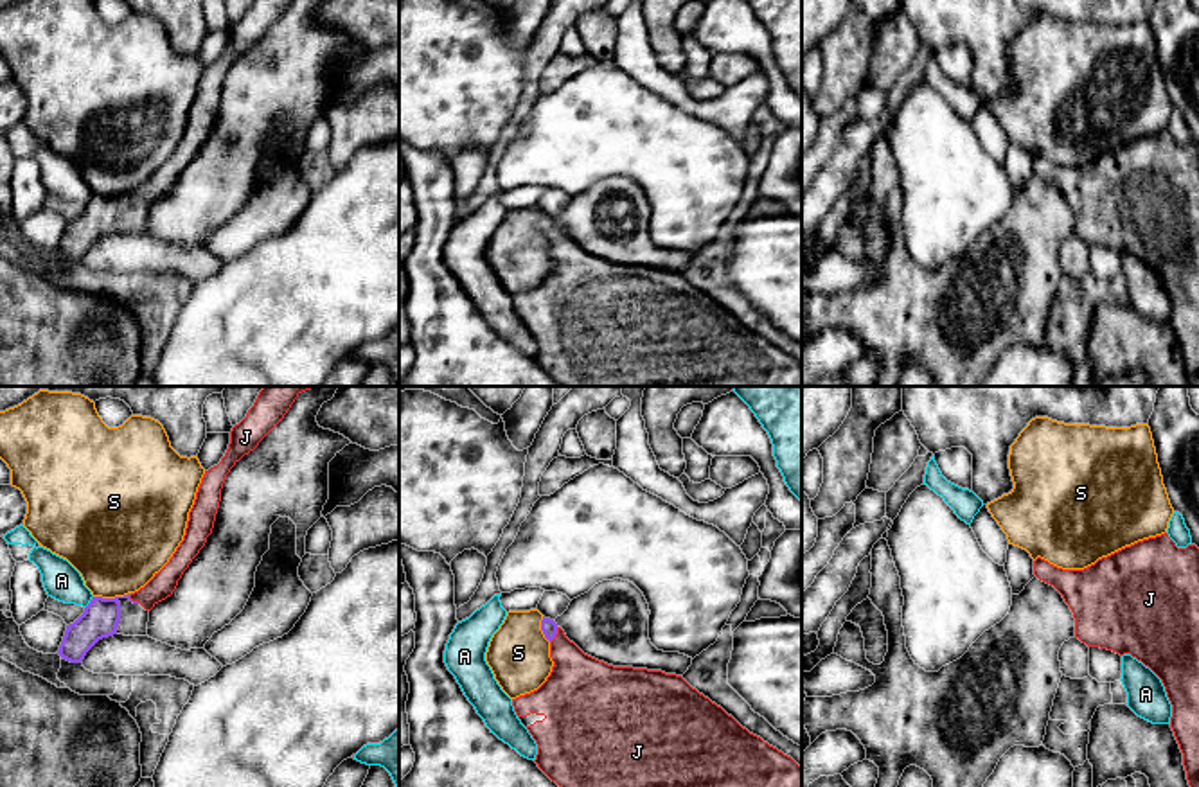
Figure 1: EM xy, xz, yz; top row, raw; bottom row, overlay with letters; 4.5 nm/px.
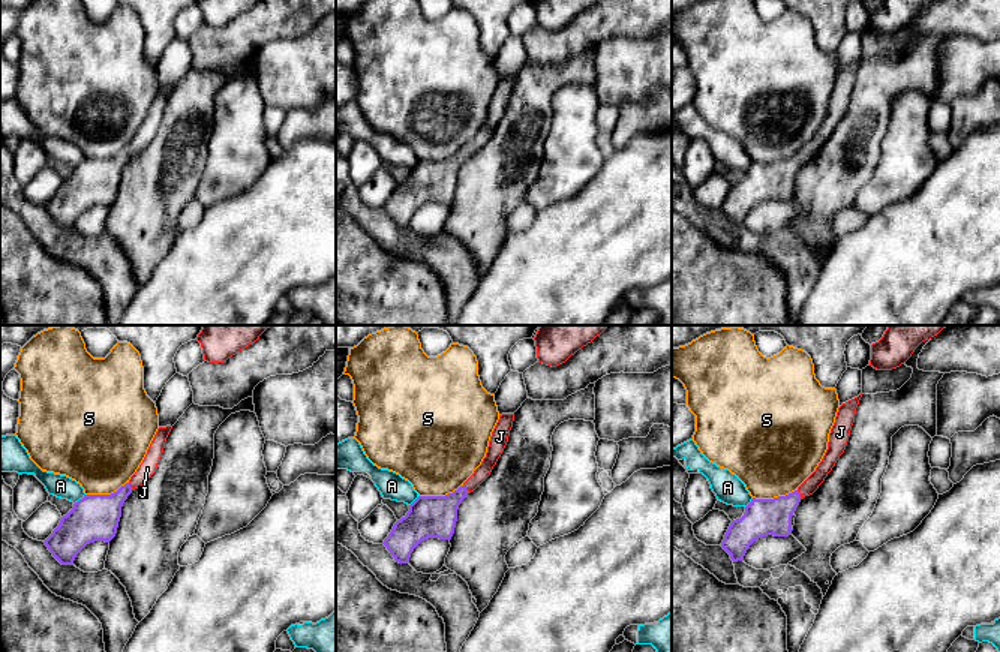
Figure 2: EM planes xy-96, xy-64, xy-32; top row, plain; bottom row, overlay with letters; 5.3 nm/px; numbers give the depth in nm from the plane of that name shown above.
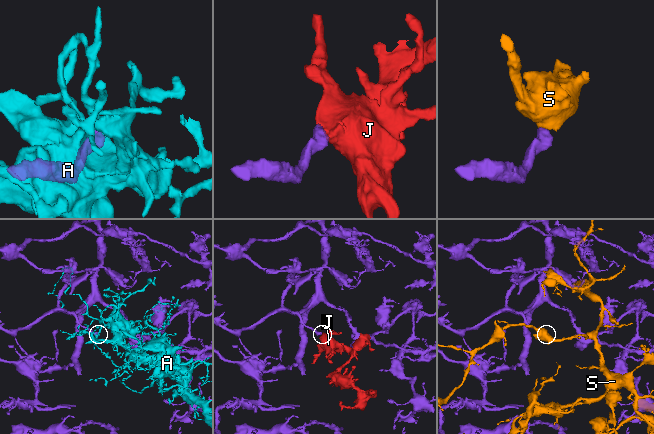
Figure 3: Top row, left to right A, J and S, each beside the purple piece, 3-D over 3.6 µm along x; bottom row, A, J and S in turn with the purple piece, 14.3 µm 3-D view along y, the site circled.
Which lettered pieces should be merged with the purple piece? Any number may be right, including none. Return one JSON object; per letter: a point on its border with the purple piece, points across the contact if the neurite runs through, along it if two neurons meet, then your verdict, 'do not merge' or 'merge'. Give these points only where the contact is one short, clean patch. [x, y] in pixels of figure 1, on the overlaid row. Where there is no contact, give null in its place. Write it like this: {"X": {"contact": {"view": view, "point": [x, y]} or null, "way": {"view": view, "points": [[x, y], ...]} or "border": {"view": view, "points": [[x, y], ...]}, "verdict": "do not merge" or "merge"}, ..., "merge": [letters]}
{"A": {"contact": {"view": "xy", "point": [88, 604]}, "verdict": "do not merge"}, "J": {"contact": {"view": "xz", "point": [556, 633]}, "way": {"view": "xz", "points": [[549, 627], [556, 633], [577, 683]]}, "verdict": "merge"}, "S": {"contact": {"view": "xy", "point": [110, 599]}, "verdict": "do not merge"}, "merge": ["J"]}

